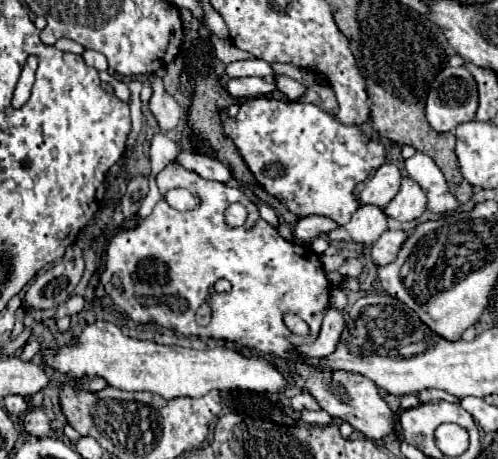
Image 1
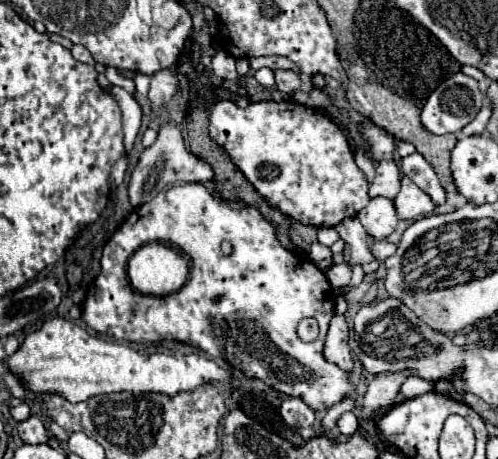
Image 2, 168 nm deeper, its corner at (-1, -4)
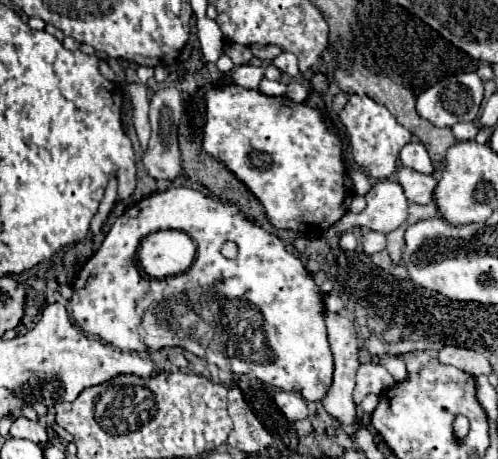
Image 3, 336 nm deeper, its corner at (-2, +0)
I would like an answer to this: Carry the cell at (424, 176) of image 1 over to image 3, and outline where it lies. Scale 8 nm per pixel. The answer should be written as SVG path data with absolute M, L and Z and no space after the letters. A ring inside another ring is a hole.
M408 142L402 152L400 152L400 162L406 166L406 168L412 168L420 174L426 174L426 176L434 176L434 168L432 168L432 162L430 162L430 156L426 152L426 148L420 144L420 142Z

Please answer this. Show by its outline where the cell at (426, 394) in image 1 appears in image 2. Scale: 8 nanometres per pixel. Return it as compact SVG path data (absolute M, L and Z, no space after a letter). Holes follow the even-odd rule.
M407 378L401 386L401 394L405 398L415 398L415 396L421 396L425 394L425 390L431 390L433 386L427 382L427 380L421 380L421 378Z

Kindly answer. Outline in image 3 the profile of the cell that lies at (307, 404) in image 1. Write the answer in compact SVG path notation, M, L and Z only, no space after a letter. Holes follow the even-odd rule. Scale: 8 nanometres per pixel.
M278 392L274 396L274 402L278 404L278 408L284 412L284 416L288 420L302 420L308 416L308 408L306 408L306 402L300 394L296 392Z

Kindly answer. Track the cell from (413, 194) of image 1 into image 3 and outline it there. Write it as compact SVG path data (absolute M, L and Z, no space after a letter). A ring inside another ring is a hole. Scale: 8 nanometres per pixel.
M410 168L398 170L398 184L402 186L408 202L412 204L430 204L434 202L434 190L438 180L432 176L422 176L420 172L414 172Z

